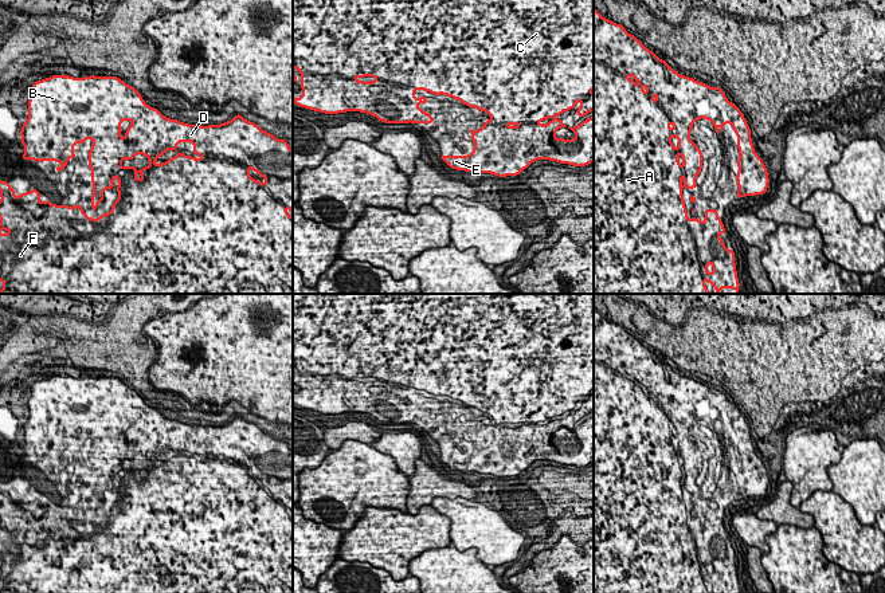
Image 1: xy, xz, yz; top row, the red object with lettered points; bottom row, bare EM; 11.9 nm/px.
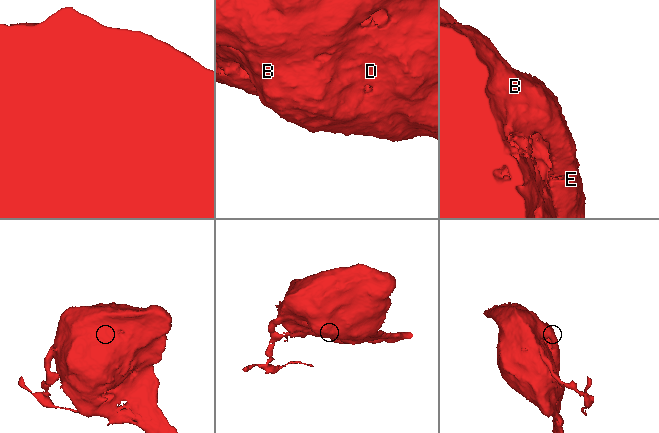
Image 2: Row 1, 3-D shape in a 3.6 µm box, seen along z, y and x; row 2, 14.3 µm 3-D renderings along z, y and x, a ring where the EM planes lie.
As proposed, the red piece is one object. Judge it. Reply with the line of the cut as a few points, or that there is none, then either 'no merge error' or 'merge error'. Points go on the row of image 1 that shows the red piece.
no cut | no merge error

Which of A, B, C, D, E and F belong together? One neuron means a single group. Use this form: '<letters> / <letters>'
A B C D E F

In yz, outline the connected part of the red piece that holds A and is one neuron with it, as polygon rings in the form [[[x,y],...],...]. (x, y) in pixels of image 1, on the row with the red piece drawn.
[[[594,8],[594,294],[710,294],[704,283],[705,279],[717,290],[714,294],[720,294],[721,288],[735,290],[736,294],[740,294],[735,251],[727,250],[724,240],[718,236],[720,233],[727,233],[723,220],[718,217],[718,211],[713,211],[712,208],[704,211],[704,223],[701,223],[698,217],[689,220],[682,188],[693,189],[698,186],[696,178],[702,169],[704,158],[702,152],[689,136],[693,129],[693,122],[700,118],[706,118],[713,123],[717,134],[720,130],[723,131],[725,123],[731,123],[736,131],[740,153],[737,158],[739,173],[736,174],[739,186],[737,197],[767,193],[767,186],[770,185],[768,172],[763,160],[755,152],[751,129],[744,115],[736,103],[731,103],[727,99],[725,91],[723,91],[720,86],[709,87],[706,83],[680,75],[665,60],[661,60],[655,52],[646,48],[641,40],[628,34],[623,25],[607,20]]]

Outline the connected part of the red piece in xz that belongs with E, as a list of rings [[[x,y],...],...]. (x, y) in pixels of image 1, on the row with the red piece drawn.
[[[293,0],[293,67],[295,67],[301,72],[301,89],[302,89],[302,97],[301,98],[293,98],[293,103],[325,113],[325,114],[338,114],[338,113],[346,113],[346,111],[360,111],[360,113],[368,113],[373,117],[376,117],[379,121],[385,122],[385,123],[435,123],[434,118],[427,113],[419,109],[419,103],[427,103],[428,98],[419,97],[418,99],[415,98],[415,90],[426,90],[431,94],[439,95],[449,95],[454,99],[459,99],[463,105],[469,107],[475,107],[481,111],[487,113],[490,117],[486,119],[486,122],[482,125],[479,130],[469,130],[473,133],[473,137],[470,138],[475,146],[474,150],[469,156],[440,156],[443,162],[446,162],[451,169],[458,169],[459,172],[466,170],[466,172],[479,172],[479,173],[490,173],[498,177],[506,177],[506,176],[517,176],[520,174],[524,169],[526,169],[532,162],[536,160],[549,160],[549,161],[556,161],[560,164],[568,164],[573,165],[576,168],[579,166],[587,166],[594,161],[594,117],[586,119],[577,126],[568,127],[571,129],[576,137],[573,140],[563,140],[563,138],[556,138],[555,131],[559,130],[560,127],[567,127],[563,123],[561,119],[553,119],[548,122],[547,125],[539,125],[539,121],[544,121],[545,118],[551,118],[555,115],[560,115],[567,110],[572,110],[576,105],[577,101],[581,101],[581,106],[576,110],[576,115],[584,117],[590,111],[594,110],[594,94],[591,90],[594,89],[594,0]]]

